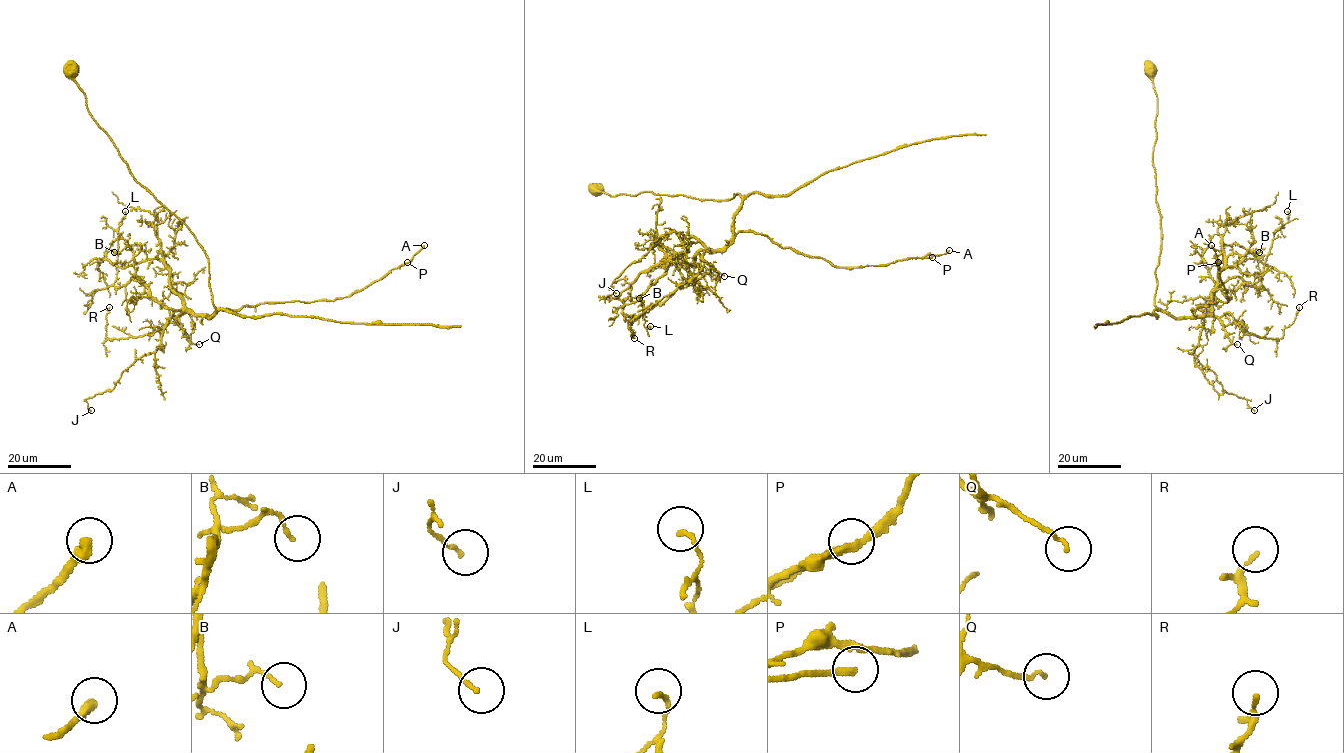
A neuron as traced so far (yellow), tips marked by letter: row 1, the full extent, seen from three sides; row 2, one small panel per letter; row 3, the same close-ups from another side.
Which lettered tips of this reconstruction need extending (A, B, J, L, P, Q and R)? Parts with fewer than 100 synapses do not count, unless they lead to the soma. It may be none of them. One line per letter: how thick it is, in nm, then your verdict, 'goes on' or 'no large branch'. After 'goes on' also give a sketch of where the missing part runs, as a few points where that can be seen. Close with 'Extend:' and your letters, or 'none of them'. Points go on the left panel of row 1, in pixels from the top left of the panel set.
A: 320 nm | no large branch
B: 90 nm | no large branch
J: 100 nm | no large branch
L: 130 nm | no large branch
P: 130 nm | no large branch
Q: 120 nm | no large branch
R: 110 nm | no large branch
Extend: none of them

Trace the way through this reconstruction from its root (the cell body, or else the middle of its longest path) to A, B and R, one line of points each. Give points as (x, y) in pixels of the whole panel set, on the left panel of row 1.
A: (71, 69), (89, 114), (129, 173), (204, 251), (216, 309), (209, 317), (258, 304), (350, 296), (424, 245)
B: (71, 69), (129, 173), (204, 251), (216, 311), (193, 315), (159, 260), (117, 267), (105, 254), (114, 252)
R: (71, 69), (129, 173), (204, 251), (216, 311), (181, 312), (178, 325), (108, 339), (109, 307)

